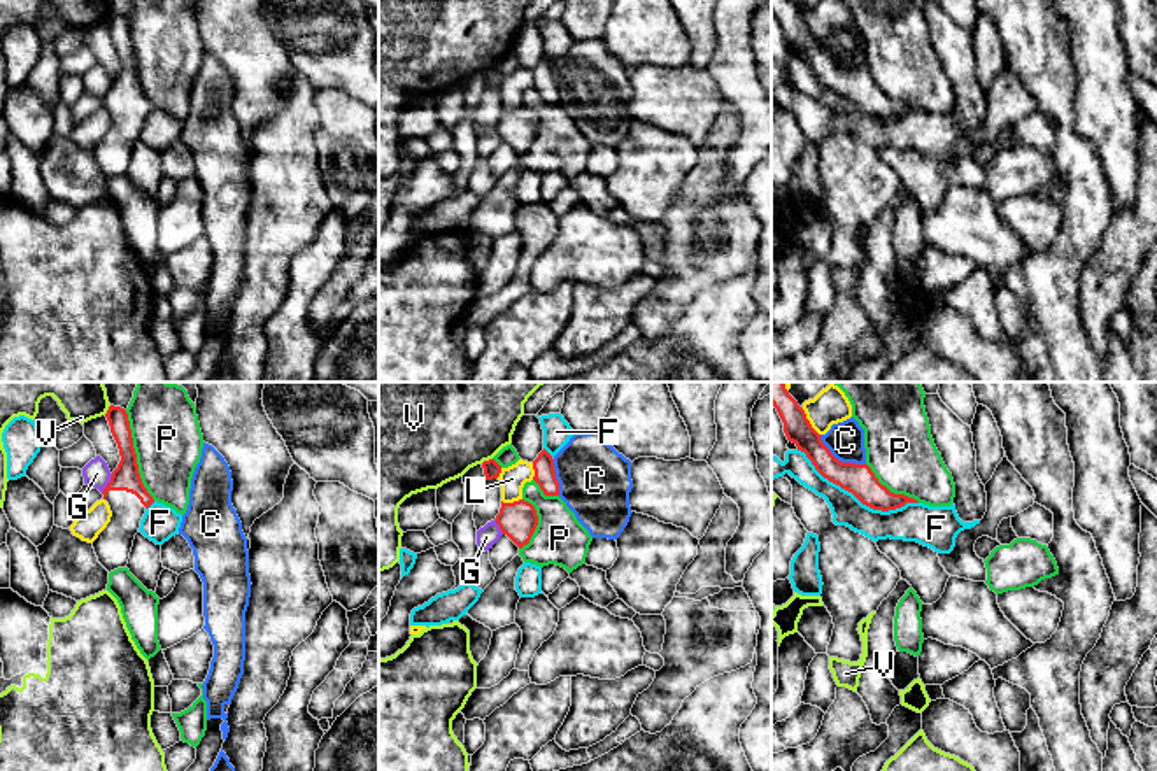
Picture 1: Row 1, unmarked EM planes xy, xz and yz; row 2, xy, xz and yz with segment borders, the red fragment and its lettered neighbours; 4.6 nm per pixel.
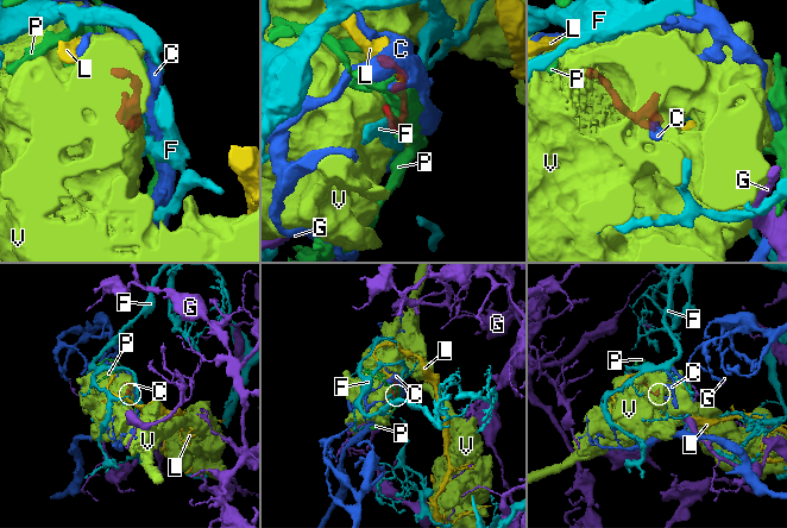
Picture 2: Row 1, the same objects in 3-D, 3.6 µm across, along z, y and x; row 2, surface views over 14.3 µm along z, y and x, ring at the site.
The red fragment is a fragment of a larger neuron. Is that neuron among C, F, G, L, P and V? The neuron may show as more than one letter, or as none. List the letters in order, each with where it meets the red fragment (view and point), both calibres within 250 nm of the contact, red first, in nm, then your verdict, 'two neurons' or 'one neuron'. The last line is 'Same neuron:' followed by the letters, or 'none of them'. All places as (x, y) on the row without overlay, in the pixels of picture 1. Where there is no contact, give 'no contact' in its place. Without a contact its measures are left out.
C: meets red in yz at (840, 69); 140 nm thick on the red side, 170 nm on the other; two neurons
F: meets red in yz at (856, 104); 140 nm thick on the red side, 150 nm on the other; two neurons
G: meets red in xy at (107, 91); 120 nm thick on the red side, 120 nm on the other; two neurons
L: meets red in yz at (809, 30); 130 nm thick on the red side, 160 nm on the other; two neurons
P: meets red in xy at (135, 63); 120 nm thick on the red side, 320 nm on the other; two neurons
V: meets red in xz at (486, 69); 80 nm thick on the red side, 400 nm on the other; two neurons
Same neuron: none of them

